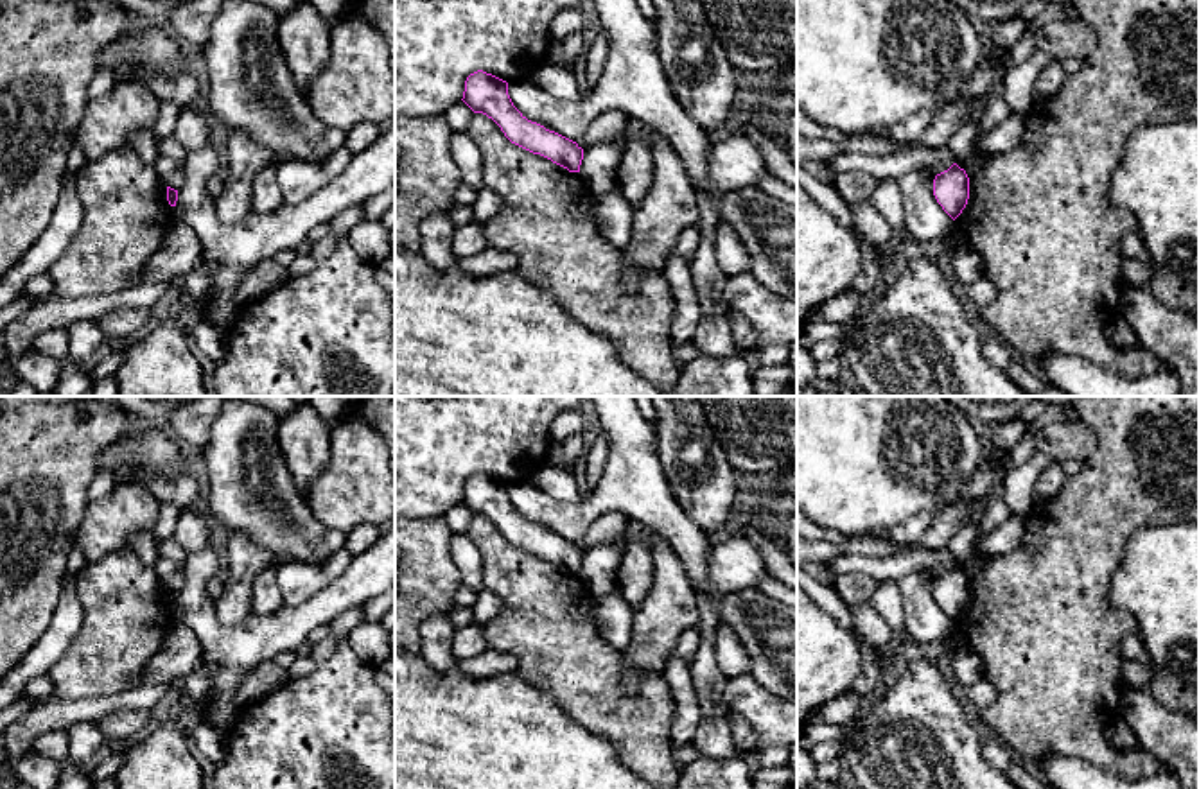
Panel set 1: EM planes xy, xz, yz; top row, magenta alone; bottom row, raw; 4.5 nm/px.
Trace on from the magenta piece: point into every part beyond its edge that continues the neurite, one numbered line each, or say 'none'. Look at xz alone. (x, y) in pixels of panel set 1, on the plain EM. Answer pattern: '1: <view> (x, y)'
none

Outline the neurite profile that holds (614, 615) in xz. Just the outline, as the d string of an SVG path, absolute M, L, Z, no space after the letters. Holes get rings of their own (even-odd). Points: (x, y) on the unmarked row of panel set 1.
M617 581L616 588L596 597L594 615L600 633L619 651L626 651L632 644L632 622L635 611L626 603Z

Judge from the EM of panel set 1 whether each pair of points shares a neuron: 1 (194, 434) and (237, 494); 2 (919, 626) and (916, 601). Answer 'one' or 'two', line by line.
1: two
2: one

